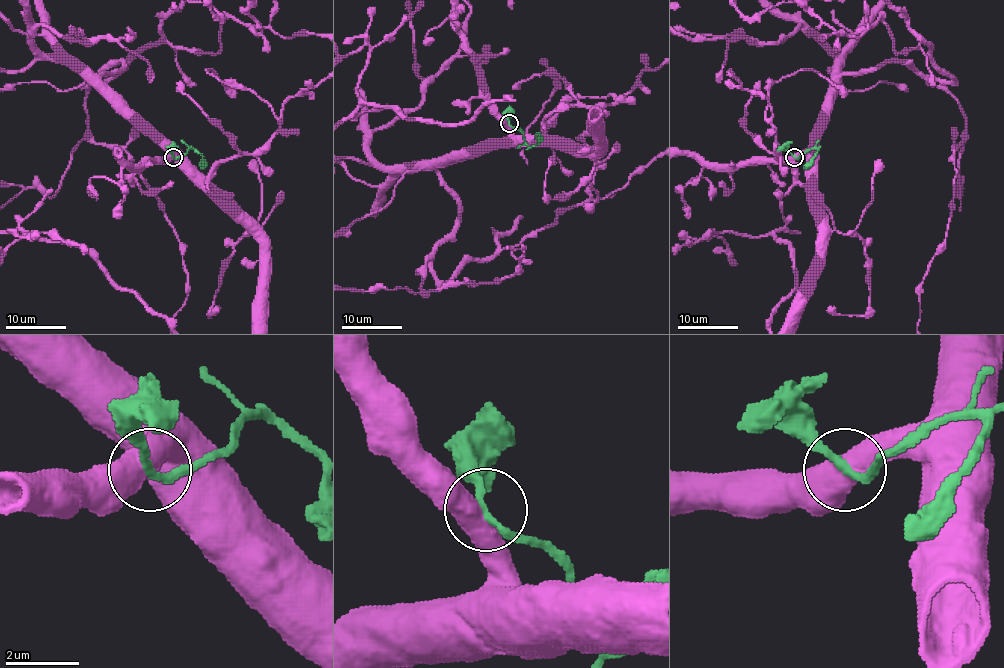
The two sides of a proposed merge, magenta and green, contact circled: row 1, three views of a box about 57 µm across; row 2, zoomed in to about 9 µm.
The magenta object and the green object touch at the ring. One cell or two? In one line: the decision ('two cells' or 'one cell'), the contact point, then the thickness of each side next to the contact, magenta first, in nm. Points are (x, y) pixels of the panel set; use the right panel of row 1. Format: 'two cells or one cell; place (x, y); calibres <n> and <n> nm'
two cells; place (794, 157); calibres 550 and 190 nm

